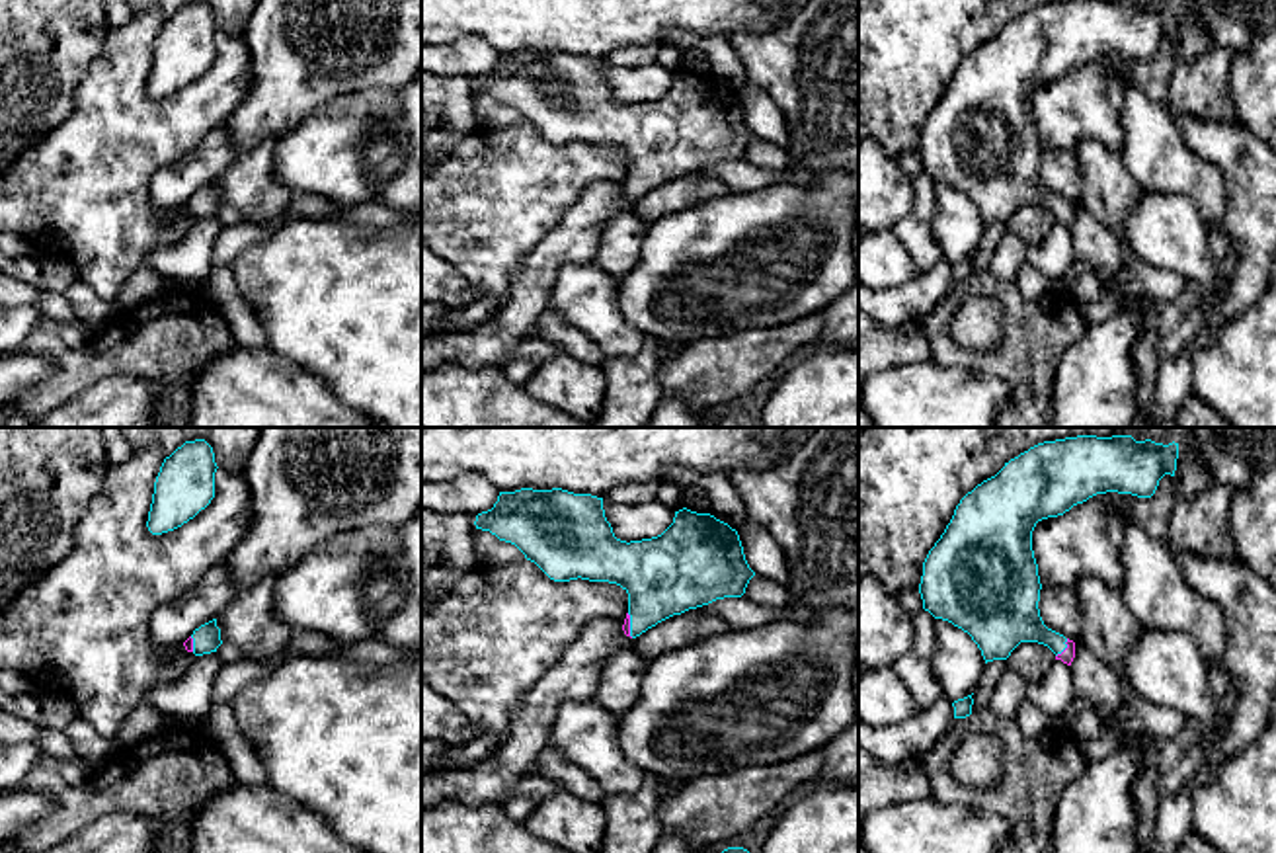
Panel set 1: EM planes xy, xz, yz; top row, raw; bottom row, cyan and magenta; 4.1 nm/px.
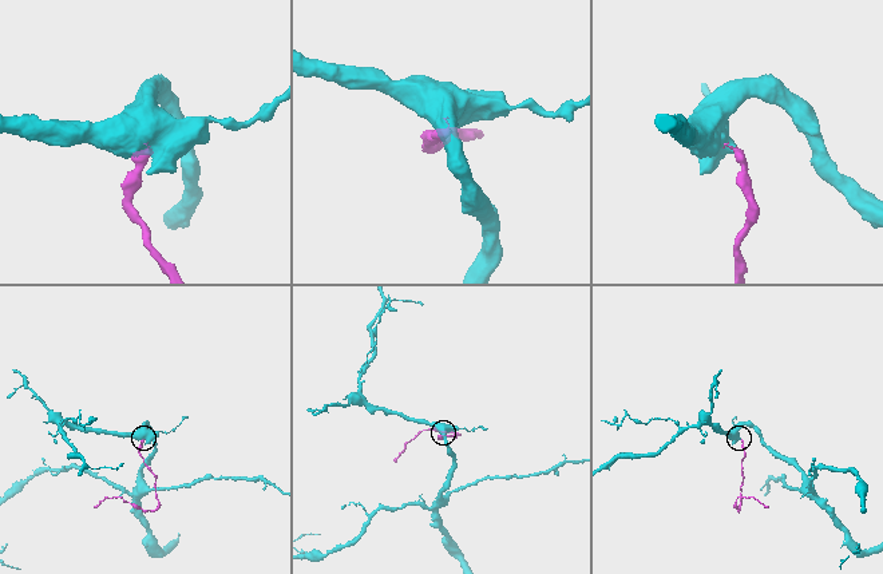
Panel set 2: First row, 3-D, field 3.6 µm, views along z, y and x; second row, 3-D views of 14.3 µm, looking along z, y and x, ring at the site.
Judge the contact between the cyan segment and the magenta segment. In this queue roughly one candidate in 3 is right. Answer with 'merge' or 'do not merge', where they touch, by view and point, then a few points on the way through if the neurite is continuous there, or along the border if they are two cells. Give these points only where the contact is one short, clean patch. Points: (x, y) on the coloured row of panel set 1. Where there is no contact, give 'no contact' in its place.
merge | yz (1064, 649) | across yz (1013, 615), (1064, 649), (1068, 654)

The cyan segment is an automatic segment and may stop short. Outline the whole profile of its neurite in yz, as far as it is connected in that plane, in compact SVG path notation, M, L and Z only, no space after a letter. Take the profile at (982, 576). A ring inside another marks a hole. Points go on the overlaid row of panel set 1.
M1077 435L1044 441L968 492L923 562L923 609L962 629L987 662L1007 660L1020 642L1048 646L1071 666L1075 642L1048 629L1040 617L1040 576L1032 550L1038 521L1057 517L1097 494L1118 492L1151 498L1165 474L1175 476L1178 443L1136 441L1132 435Z

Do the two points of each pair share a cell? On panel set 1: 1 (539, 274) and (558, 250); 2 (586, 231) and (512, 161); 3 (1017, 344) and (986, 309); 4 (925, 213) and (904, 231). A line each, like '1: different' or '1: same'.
1: same
2: different
3: different
4: same

